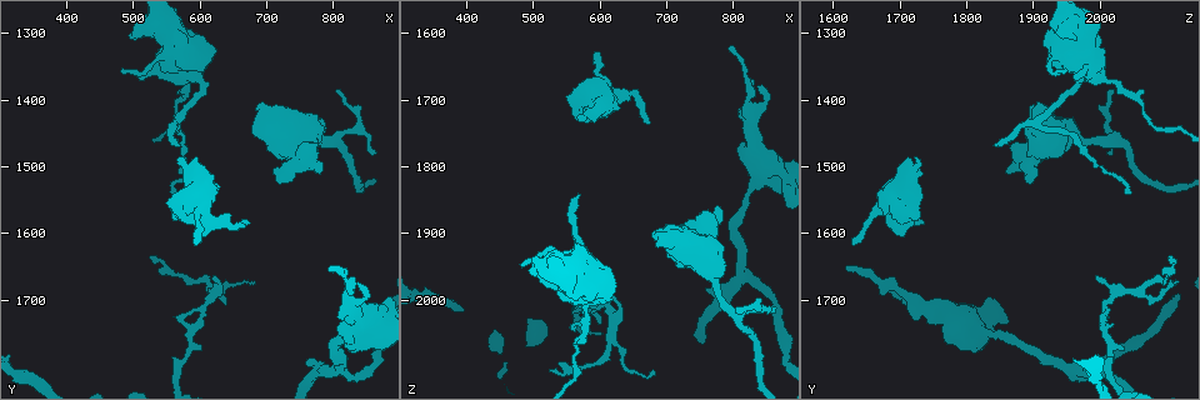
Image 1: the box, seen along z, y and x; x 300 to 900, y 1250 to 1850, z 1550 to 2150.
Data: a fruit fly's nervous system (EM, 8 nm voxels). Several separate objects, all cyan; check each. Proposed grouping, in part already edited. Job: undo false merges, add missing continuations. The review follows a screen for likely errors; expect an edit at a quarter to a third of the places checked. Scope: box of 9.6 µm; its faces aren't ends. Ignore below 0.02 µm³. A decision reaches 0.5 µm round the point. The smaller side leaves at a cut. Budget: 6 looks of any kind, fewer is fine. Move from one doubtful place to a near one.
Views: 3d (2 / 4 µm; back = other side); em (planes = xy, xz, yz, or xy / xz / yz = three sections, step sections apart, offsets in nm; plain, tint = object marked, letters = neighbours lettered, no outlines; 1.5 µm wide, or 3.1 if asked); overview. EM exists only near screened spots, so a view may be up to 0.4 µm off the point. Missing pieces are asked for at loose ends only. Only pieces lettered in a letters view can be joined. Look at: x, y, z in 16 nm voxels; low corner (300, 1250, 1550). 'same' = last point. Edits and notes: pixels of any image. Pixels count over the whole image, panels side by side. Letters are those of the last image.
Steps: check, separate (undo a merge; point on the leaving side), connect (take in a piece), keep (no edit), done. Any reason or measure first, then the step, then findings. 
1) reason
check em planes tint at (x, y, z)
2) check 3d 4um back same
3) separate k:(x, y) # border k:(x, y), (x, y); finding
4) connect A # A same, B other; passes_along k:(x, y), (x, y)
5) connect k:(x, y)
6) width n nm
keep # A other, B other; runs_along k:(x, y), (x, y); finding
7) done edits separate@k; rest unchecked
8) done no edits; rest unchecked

an open end
check em planes letters at (570, 1470, 1840)

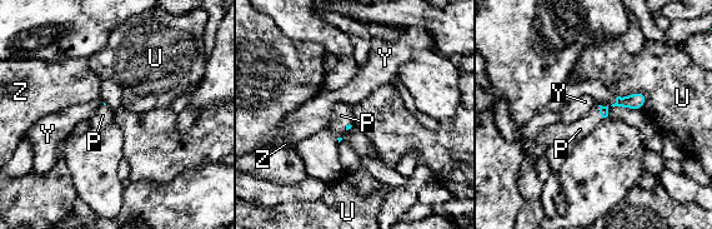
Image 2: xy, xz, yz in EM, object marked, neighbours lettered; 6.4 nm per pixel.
connect P # P same, U other, Y other, Z other; passes_along 2:(603, 110), (600, 113), (580, 129); the neuron continues

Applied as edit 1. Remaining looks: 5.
abrupt turn
check em yz step 8 tint at (590, 1740, 2005)

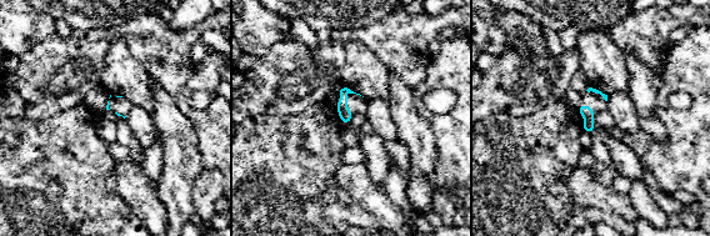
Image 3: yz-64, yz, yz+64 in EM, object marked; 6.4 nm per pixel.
cut it another way
check em planes letters same

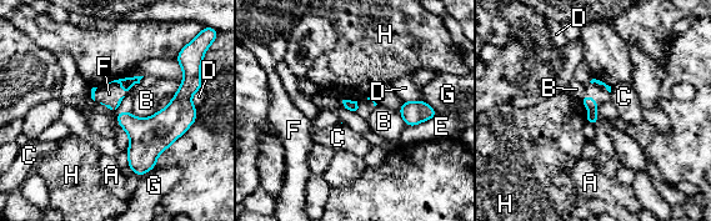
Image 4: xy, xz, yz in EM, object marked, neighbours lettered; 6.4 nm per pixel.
longest_contact E 220 nm
keep # A other, B other, C other, D other, E other, F other, G other, H other; runs_along 4:(181, 58), (180, 111), (139, 171); all the same neuron

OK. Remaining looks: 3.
thin end
check em xz step 8 letters at (595, 1610, 1625)

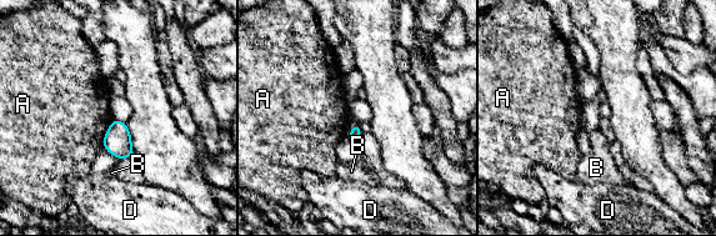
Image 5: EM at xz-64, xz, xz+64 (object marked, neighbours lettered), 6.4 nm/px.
cut it another way
check em yz step 4 letters same

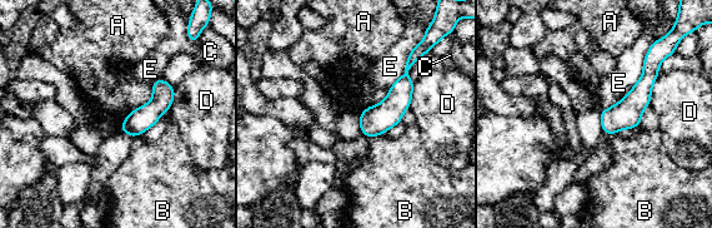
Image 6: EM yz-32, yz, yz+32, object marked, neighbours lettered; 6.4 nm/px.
keep # A other, B other, C other, D other, E other; runs_along 6:(409, 64), (401, 93), (364, 130); none of them fits

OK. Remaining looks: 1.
done edits connect@2; rest unchecked

